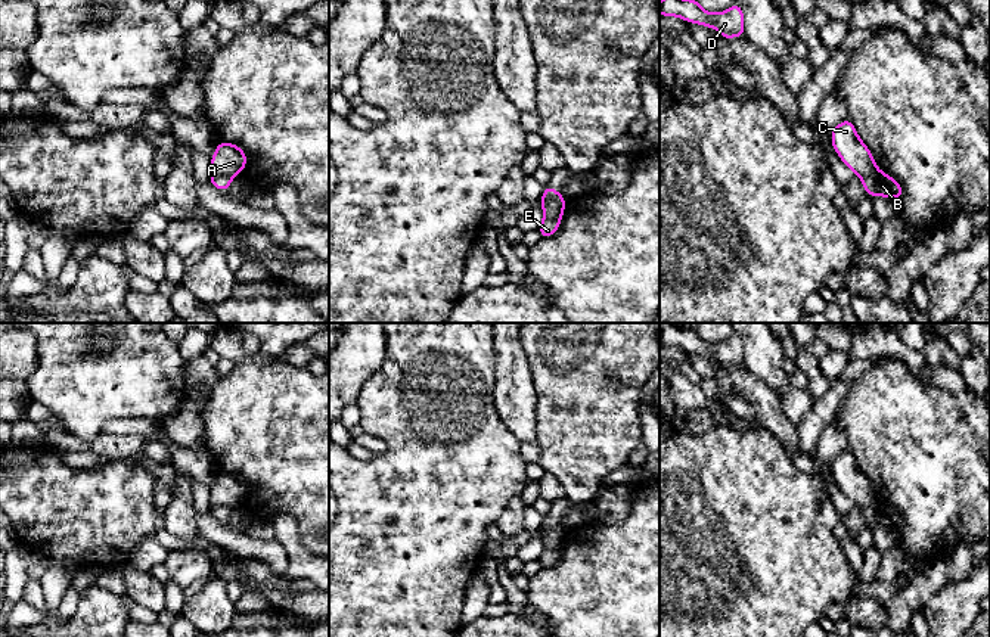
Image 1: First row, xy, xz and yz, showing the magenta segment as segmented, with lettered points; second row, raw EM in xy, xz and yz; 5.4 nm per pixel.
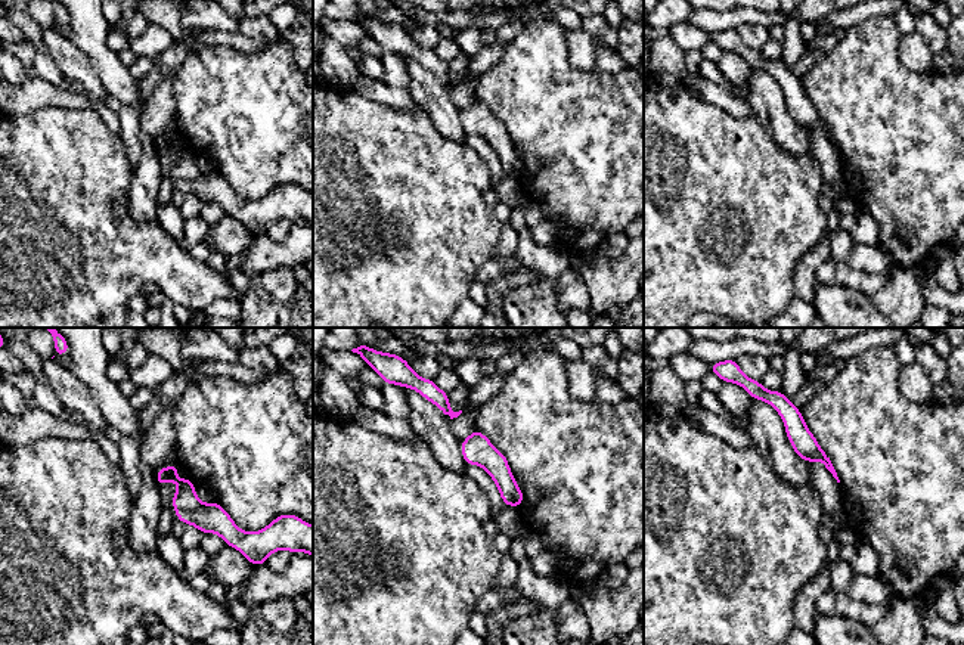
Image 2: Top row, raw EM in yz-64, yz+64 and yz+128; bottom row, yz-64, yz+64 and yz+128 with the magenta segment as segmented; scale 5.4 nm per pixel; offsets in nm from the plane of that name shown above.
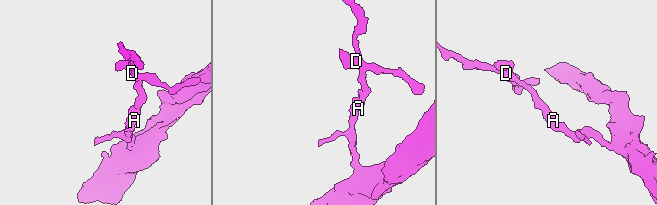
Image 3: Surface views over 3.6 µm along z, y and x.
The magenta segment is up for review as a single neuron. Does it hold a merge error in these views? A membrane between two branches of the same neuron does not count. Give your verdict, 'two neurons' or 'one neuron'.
two neurons

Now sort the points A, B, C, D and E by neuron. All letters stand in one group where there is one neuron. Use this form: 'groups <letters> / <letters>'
groups A C D / B E

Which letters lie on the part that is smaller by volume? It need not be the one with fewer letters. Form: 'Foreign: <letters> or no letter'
Foreign: A, C, D

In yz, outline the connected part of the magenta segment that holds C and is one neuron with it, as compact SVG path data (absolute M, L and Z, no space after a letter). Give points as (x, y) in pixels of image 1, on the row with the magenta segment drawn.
M848 118L834 127L831 143L841 161L860 178L878 170L872 152L859 137Z

